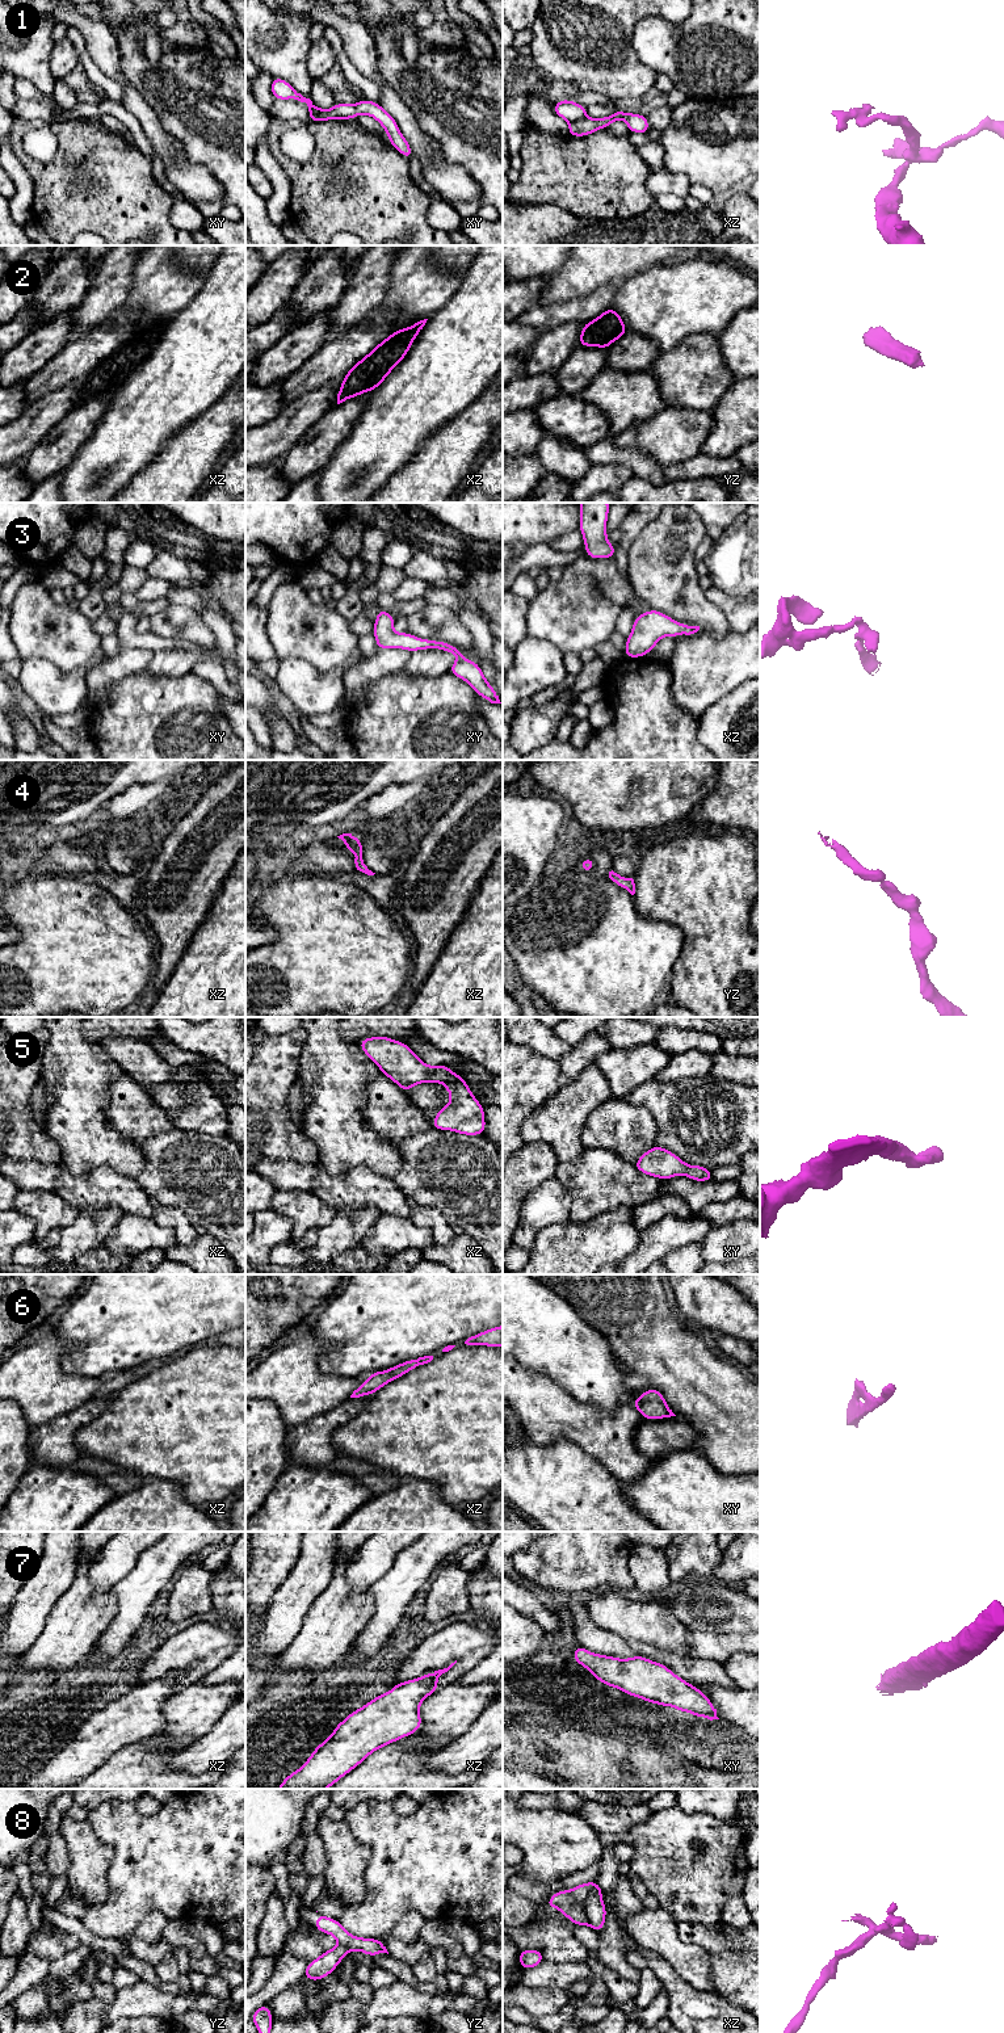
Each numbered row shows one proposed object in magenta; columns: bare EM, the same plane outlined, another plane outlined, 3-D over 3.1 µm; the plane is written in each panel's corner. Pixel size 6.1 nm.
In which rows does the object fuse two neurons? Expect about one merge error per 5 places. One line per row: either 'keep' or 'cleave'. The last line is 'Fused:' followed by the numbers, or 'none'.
1: cleave
2: keep
3: keep
4: keep
5: keep
6: keep
7: keep
8: cleave
Fused: 1, 8

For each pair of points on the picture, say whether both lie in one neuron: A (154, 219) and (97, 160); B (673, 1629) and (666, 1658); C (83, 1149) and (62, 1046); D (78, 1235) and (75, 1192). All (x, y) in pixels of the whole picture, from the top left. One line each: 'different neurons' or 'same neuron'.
A: same neuron
B: different neurons
C: same neuron
D: different neurons

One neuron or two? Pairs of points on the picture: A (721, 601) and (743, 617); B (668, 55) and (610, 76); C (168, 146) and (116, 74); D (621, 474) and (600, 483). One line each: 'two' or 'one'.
A: one
B: two
C: one
D: one

